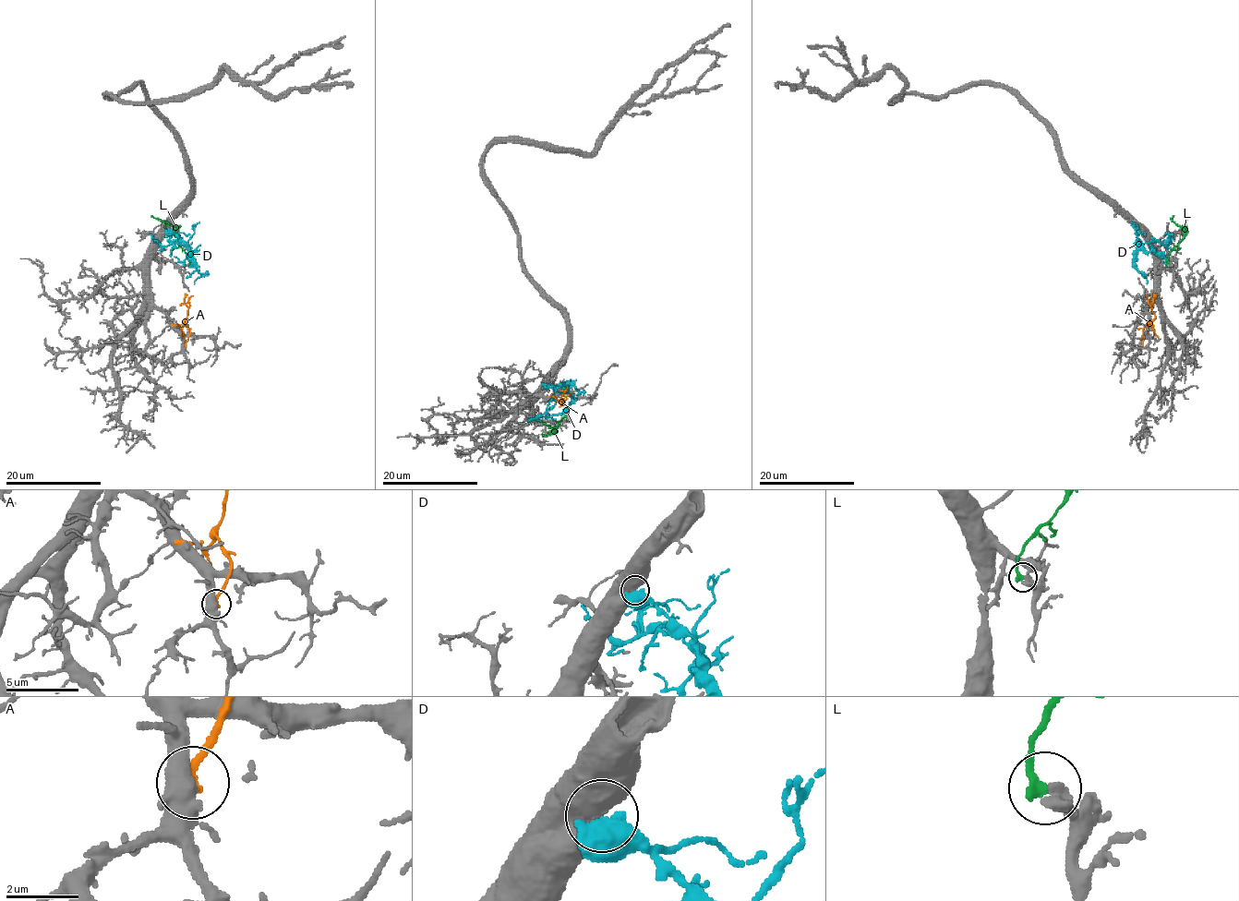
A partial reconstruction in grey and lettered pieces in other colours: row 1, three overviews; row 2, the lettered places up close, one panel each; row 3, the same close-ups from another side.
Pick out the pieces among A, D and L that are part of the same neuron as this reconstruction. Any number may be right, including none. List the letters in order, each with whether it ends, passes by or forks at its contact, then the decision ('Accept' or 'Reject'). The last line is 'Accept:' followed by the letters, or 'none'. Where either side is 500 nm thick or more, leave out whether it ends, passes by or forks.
A: It ends there. Reject
D: Reject
L: It ends there. Reject
Accept: none

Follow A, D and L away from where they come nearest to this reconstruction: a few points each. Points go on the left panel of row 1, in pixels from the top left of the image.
A: (185, 345), (189, 328), (185, 323), (187, 294)
D: (168, 229), (187, 246), (188, 258), (201, 274), (194, 283)
L: (189, 263), (174, 225), (151, 215)

